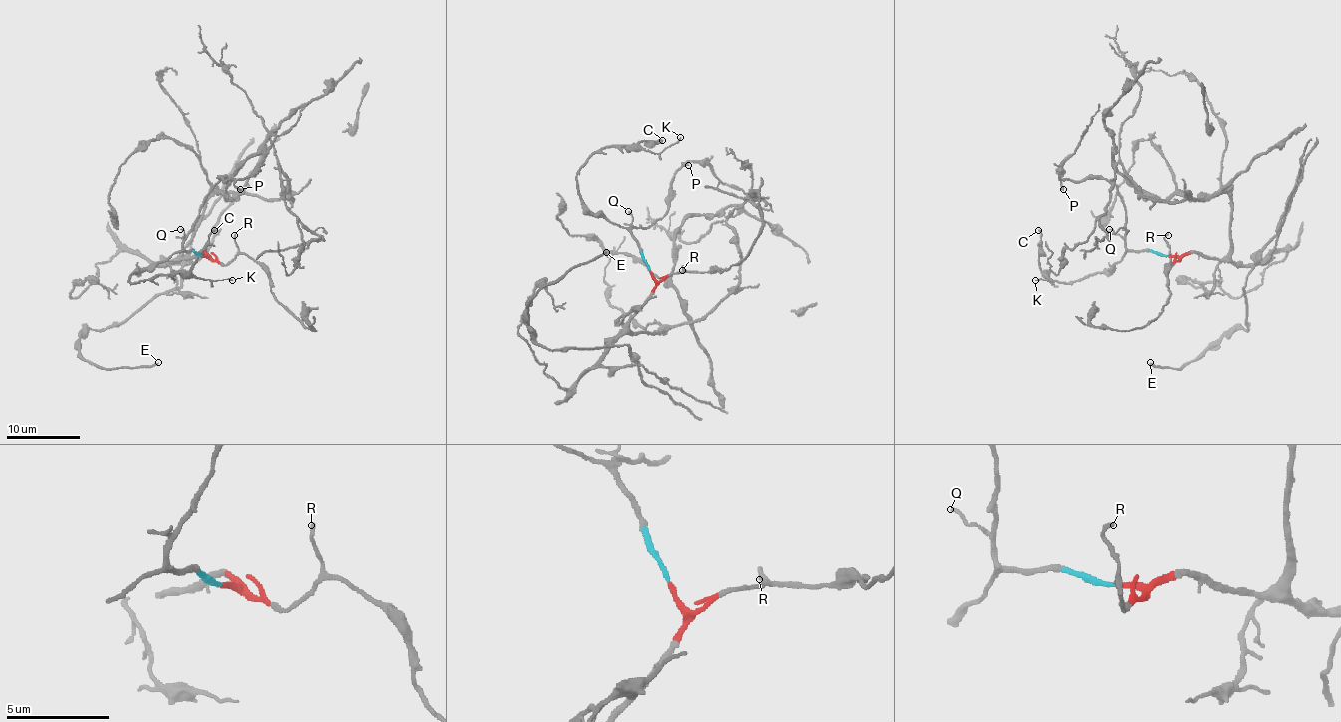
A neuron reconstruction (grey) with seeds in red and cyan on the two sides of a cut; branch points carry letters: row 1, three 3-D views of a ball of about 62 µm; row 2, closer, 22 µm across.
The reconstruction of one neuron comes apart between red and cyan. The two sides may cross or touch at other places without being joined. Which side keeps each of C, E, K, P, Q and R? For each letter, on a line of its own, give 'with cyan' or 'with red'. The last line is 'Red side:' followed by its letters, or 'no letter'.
C: with cyan
E: with red
K: with cyan
P: with cyan
Q: with cyan
R: with red
Red side: E, R

